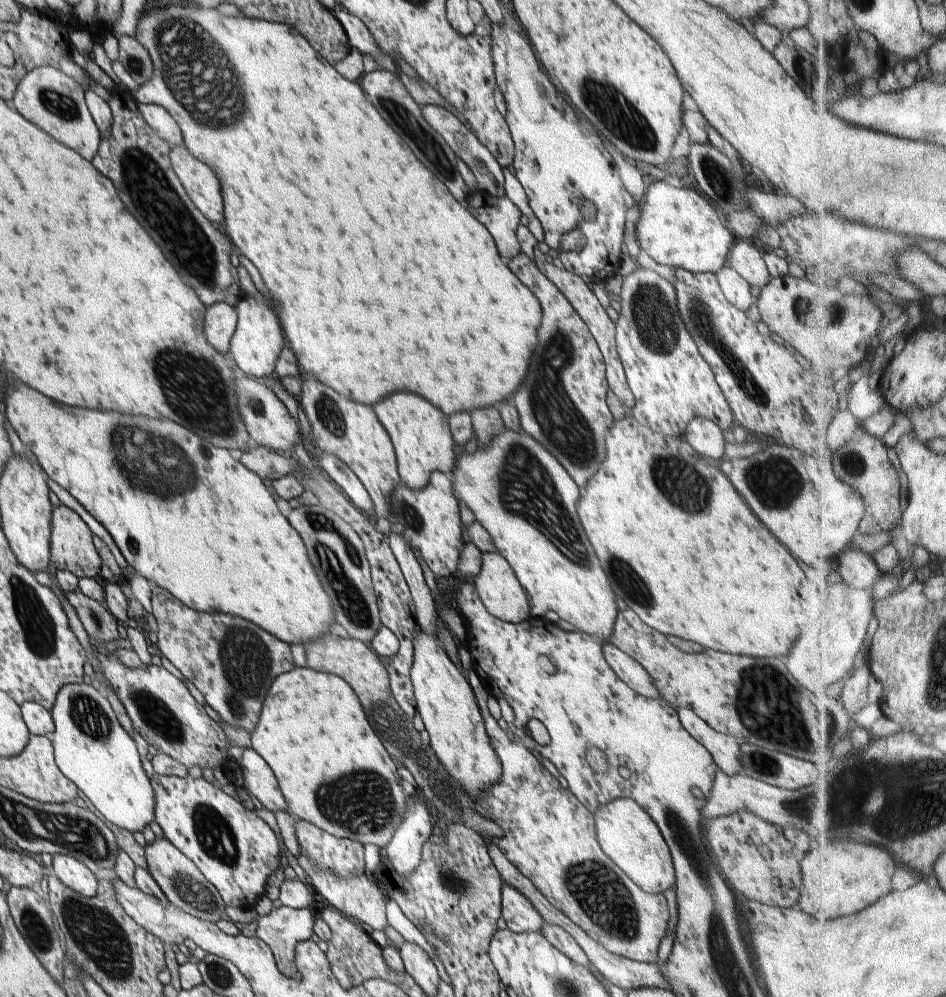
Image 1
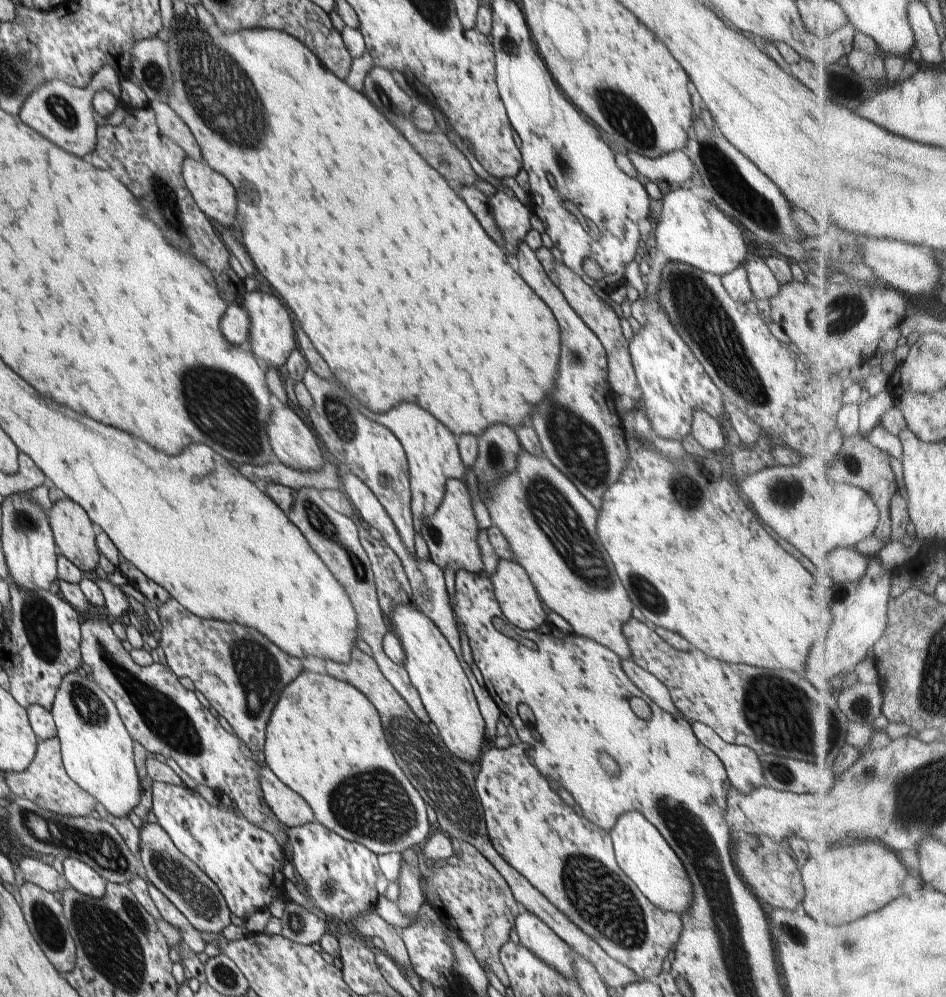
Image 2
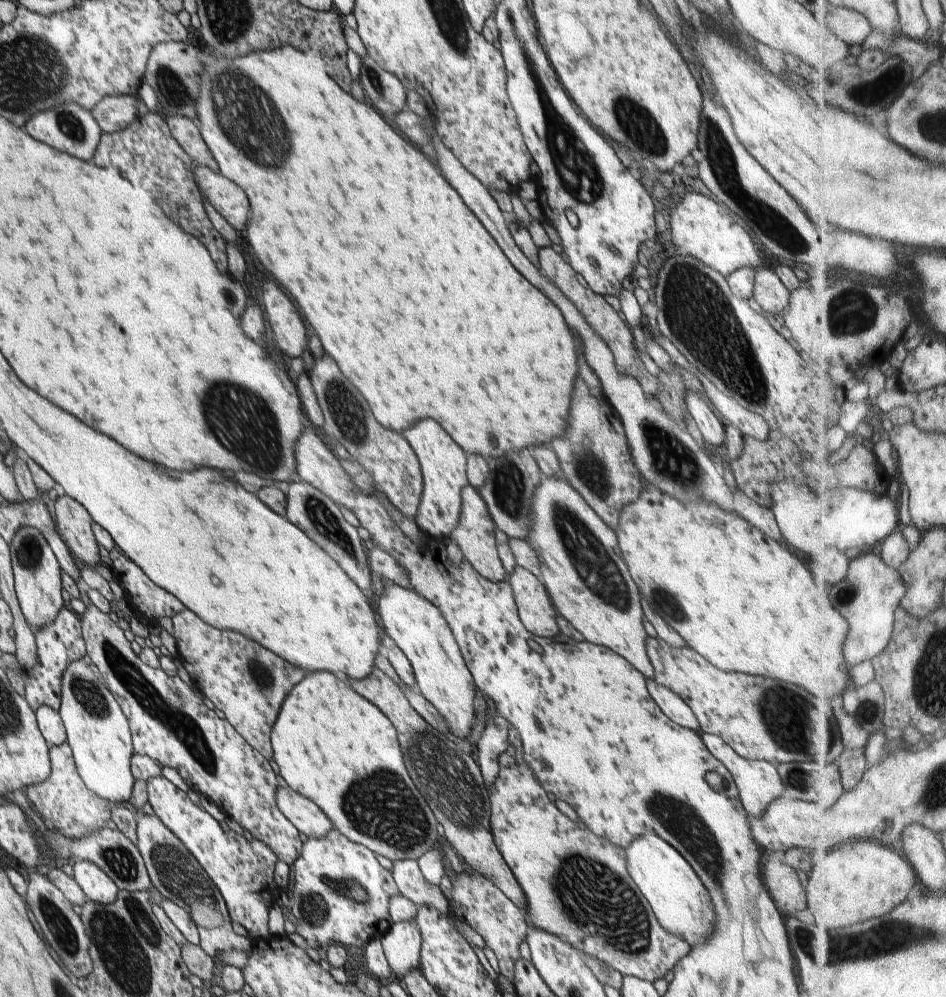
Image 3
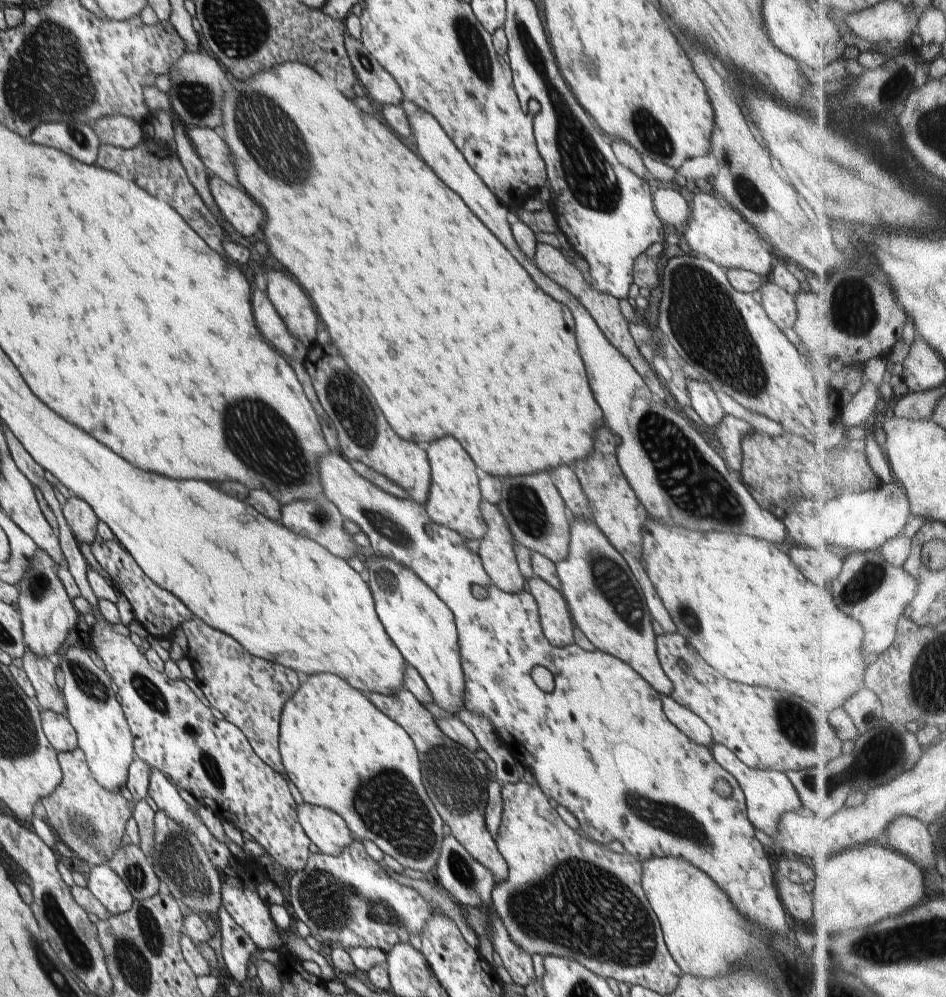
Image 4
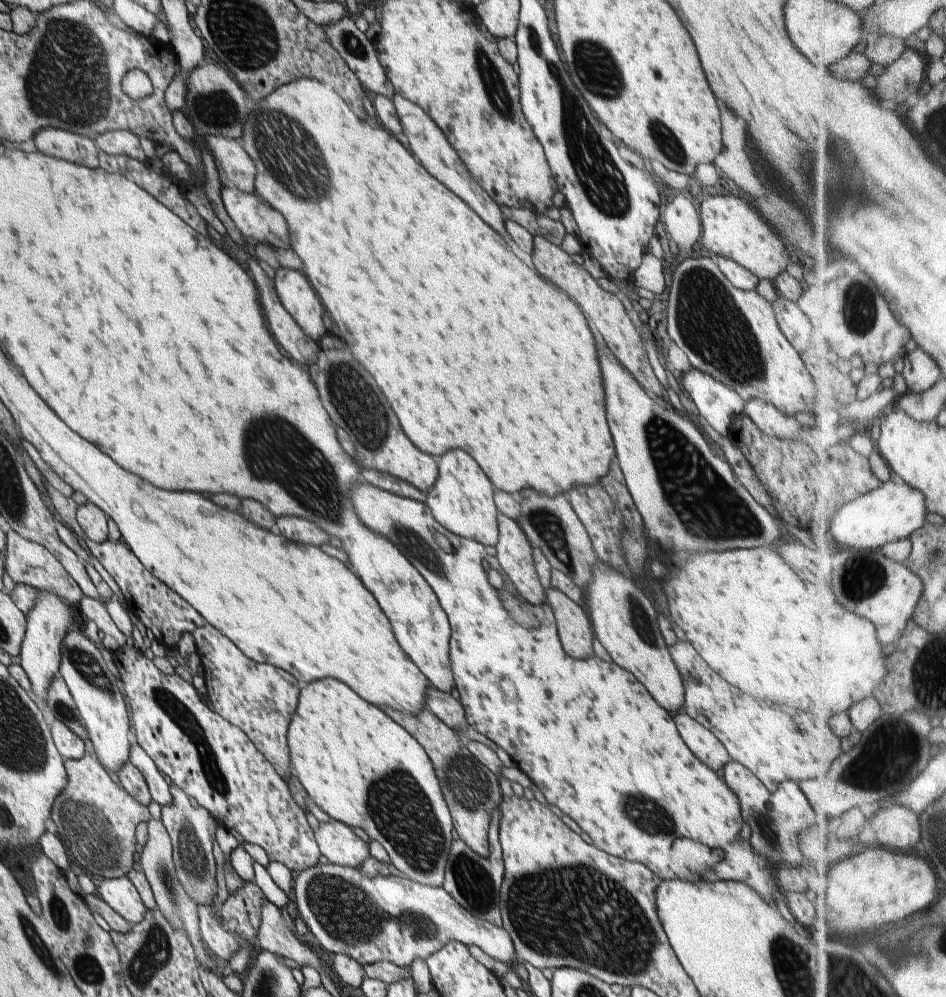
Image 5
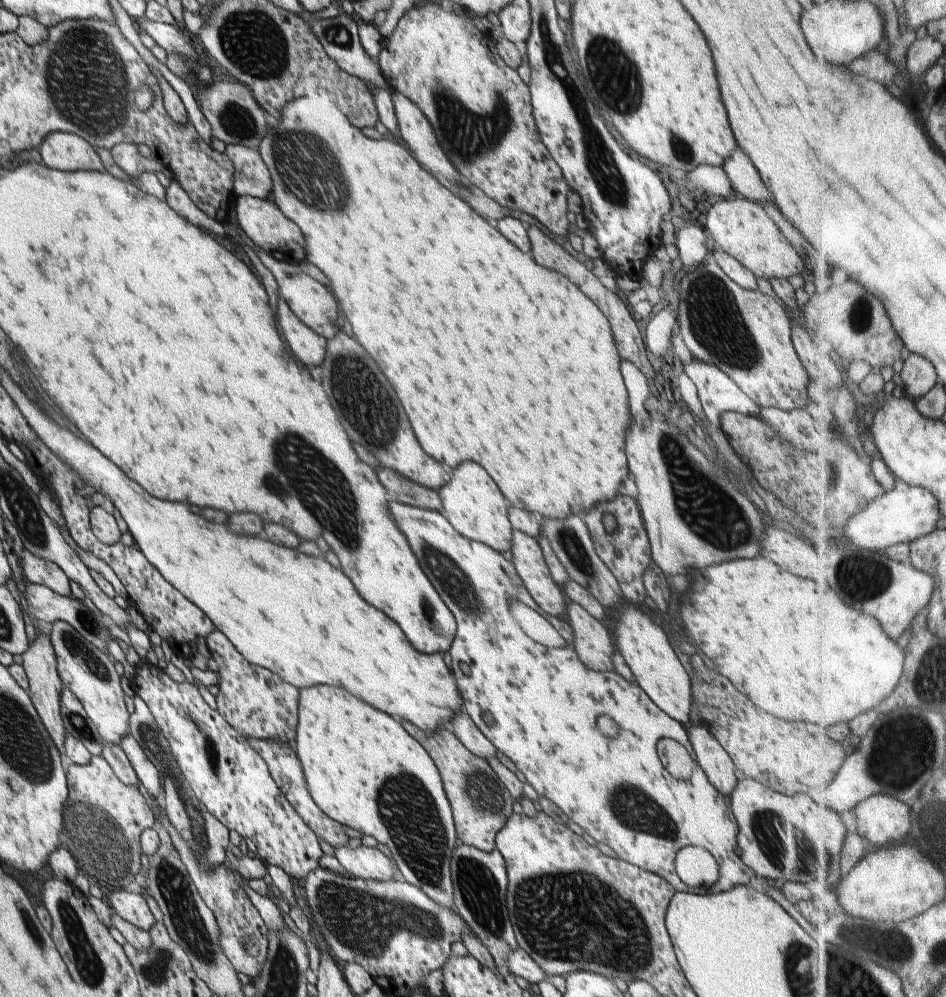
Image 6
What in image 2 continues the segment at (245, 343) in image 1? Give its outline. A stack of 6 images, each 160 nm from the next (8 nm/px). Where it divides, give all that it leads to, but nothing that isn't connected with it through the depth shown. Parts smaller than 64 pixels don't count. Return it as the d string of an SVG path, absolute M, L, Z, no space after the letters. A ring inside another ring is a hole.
M246 291L242 305L244 310L248 312L250 320L250 328L248 328L249 338L247 339L246 346L252 352L252 356L265 369L271 367L278 370L278 368L286 363L288 356L292 354L292 350L298 347L294 324L292 324L292 318L290 318L288 310L284 308L284 304L274 294L265 294L260 291Z

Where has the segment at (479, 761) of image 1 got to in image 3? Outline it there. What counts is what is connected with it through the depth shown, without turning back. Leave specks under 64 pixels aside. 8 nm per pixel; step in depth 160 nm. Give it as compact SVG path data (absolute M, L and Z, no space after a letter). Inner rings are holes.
M382 578L382 592L375 597L378 597L376 602L377 617L380 626L384 630L387 641L398 646L400 650L409 658L412 665L415 679L417 682L417 690L426 700L429 700L447 720L451 733L457 737L469 737L472 730L474 720L476 719L476 688L473 676L466 666L464 657L462 656L460 647L456 642L455 636L451 631L448 621L439 611L437 606L434 606L427 598L421 596L412 588L404 588L392 580Z

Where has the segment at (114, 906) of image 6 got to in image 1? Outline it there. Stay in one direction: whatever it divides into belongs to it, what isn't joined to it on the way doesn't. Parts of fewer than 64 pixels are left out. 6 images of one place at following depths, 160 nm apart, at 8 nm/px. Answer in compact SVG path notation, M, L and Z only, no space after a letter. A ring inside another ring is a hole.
M53 855L53 865L50 869L72 890L85 897L96 896L98 888L97 877L85 864L70 855Z

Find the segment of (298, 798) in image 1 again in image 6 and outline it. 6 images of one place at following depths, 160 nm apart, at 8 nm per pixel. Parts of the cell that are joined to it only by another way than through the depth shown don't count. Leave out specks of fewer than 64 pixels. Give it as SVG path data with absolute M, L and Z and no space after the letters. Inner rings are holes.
M316 685L299 689L299 691L299 719L297 722L294 749L300 759L309 793L312 795L318 808L341 825L345 824L346 826L350 826L350 828L354 828L358 830L358 832L362 832L362 834L376 838L380 844L388 846L388 850L392 853L392 859L394 859L394 862L397 864L400 878L422 890L422 892L424 892L426 896L429 896L436 904L456 913L457 906L454 902L453 881L451 880L451 858L454 849L457 847L457 830L455 829L453 812L442 784L441 774L434 764L432 757L417 740L414 740L414 738L404 730L404 727L397 718L370 706L370 704L360 700L357 696L352 696L352 694L342 687Z

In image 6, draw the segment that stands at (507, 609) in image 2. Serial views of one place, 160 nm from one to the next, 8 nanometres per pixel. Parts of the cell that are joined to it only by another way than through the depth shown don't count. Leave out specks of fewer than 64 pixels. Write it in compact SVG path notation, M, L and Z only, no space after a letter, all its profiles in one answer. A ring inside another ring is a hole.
M568 601L566 620L573 628L573 643L579 659L595 671L614 672L612 654L616 650L610 632L578 603Z

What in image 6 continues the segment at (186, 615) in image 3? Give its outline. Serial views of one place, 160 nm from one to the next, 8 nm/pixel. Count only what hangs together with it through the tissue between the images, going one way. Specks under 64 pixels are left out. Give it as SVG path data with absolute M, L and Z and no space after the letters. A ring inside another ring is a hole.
M218 629L212 631L206 640L221 676L218 686L214 688L217 711L244 736L282 739L292 744L294 749L299 719L299 688L282 680L271 670L250 664Z

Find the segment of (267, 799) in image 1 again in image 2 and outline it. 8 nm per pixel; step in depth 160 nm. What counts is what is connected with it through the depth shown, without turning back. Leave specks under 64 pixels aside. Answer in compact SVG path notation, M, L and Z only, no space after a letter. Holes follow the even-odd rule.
M260 766L260 788L262 798L281 824L296 827L300 824L315 822L312 808L294 790L286 787L270 771L268 766Z

